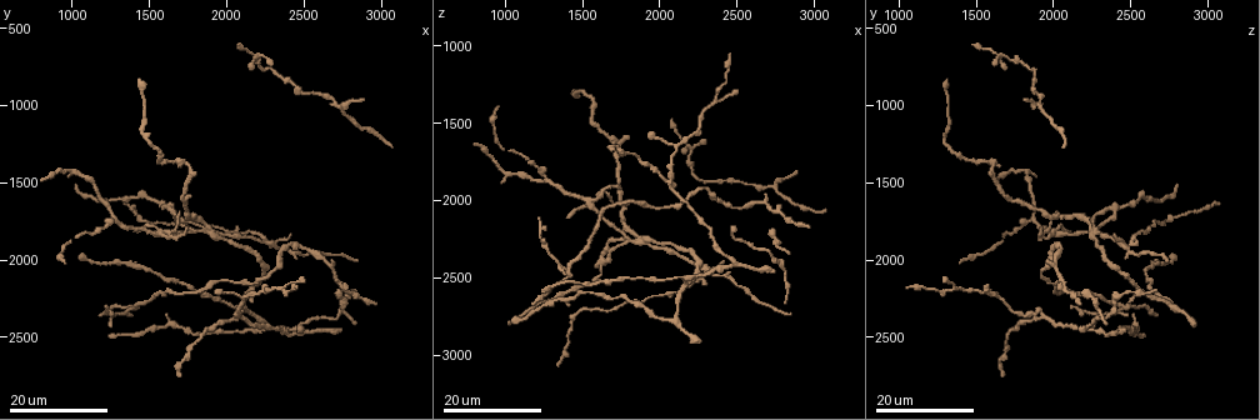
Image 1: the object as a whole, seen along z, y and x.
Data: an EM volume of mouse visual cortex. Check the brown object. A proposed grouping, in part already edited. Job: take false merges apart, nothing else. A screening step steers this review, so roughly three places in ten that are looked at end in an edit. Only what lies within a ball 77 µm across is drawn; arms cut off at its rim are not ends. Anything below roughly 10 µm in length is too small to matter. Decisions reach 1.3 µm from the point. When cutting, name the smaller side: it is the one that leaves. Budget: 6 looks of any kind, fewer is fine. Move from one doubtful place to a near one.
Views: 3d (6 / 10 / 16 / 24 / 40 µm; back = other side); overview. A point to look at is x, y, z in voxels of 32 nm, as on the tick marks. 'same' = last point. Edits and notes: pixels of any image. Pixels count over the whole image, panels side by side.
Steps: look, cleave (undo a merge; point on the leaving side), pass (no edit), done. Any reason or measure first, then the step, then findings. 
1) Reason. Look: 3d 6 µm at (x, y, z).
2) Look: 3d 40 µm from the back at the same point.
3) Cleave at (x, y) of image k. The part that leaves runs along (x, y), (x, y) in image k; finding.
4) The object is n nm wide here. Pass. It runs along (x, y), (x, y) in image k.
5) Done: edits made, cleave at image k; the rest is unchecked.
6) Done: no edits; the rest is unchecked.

Calibre changes. Look: 3d 24 µm at (2200, 700, 1740).

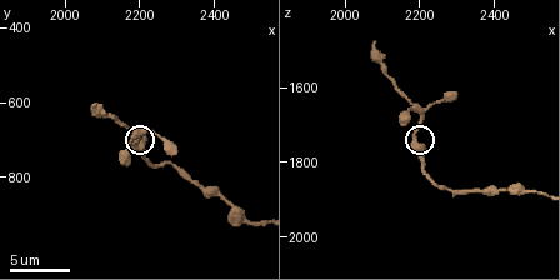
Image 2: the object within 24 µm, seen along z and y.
Look: 3d 6 µm at (2180, 710, 1730).

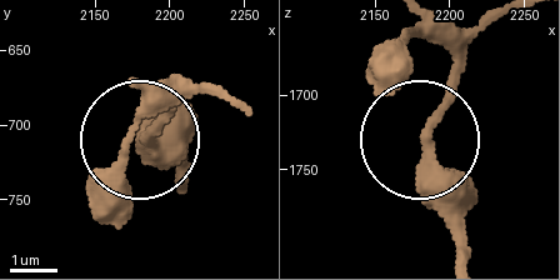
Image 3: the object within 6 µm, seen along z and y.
The object is 320 nm wide here. Pass. One neuron here.

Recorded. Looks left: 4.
Thick turns thin. Look: 3d 24 µm at (2700, 1020, 1900).

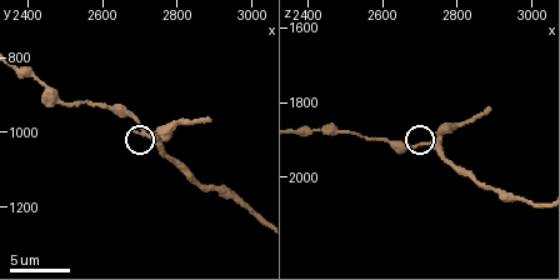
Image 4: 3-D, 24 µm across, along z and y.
Look: 3d 10 µm at (2710, 1000, 1910).

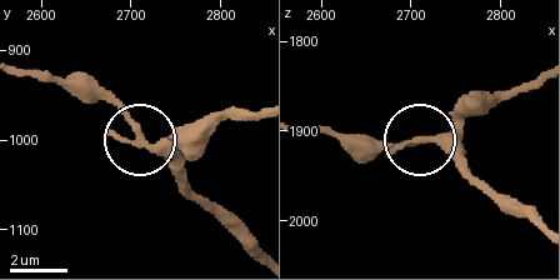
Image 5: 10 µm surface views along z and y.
Look: 3d 6 µm at (2710, 1000, 1910).

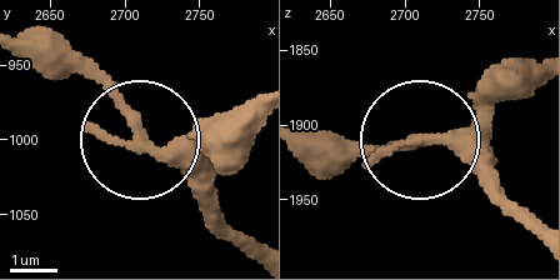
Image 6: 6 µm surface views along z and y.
The object is 260 nm wide here. Pass. It runs along (23, 44), (71, 56), (223, 219) in image 6; one neuron here.

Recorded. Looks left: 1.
Done: no edits; the rest is unchecked.

